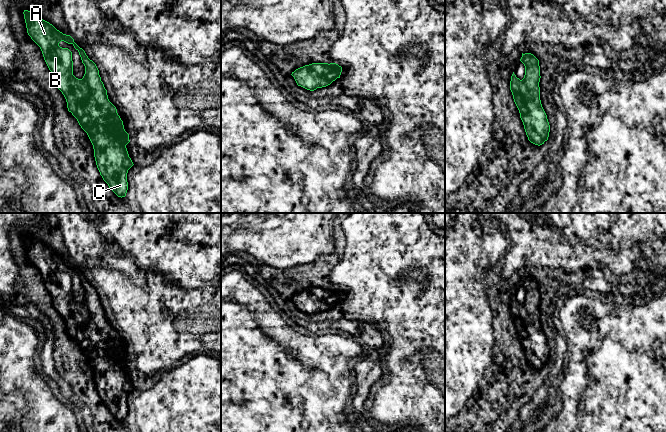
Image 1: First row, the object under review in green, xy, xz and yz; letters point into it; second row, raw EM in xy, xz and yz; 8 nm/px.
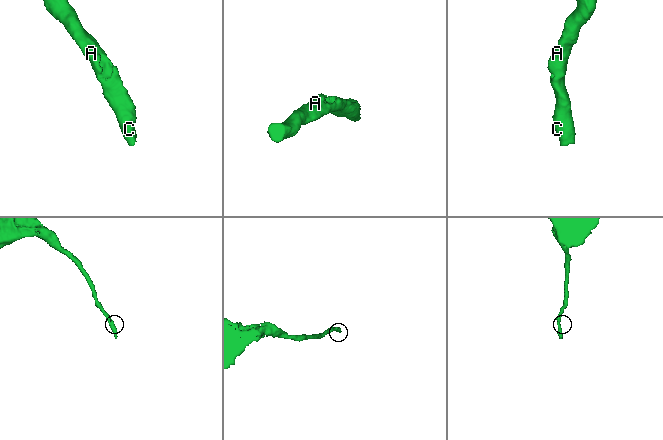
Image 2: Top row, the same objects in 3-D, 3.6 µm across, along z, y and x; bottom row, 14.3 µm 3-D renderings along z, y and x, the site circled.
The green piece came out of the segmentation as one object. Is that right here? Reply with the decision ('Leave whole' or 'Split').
Leave whole

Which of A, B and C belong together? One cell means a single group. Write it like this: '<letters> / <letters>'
A B C

